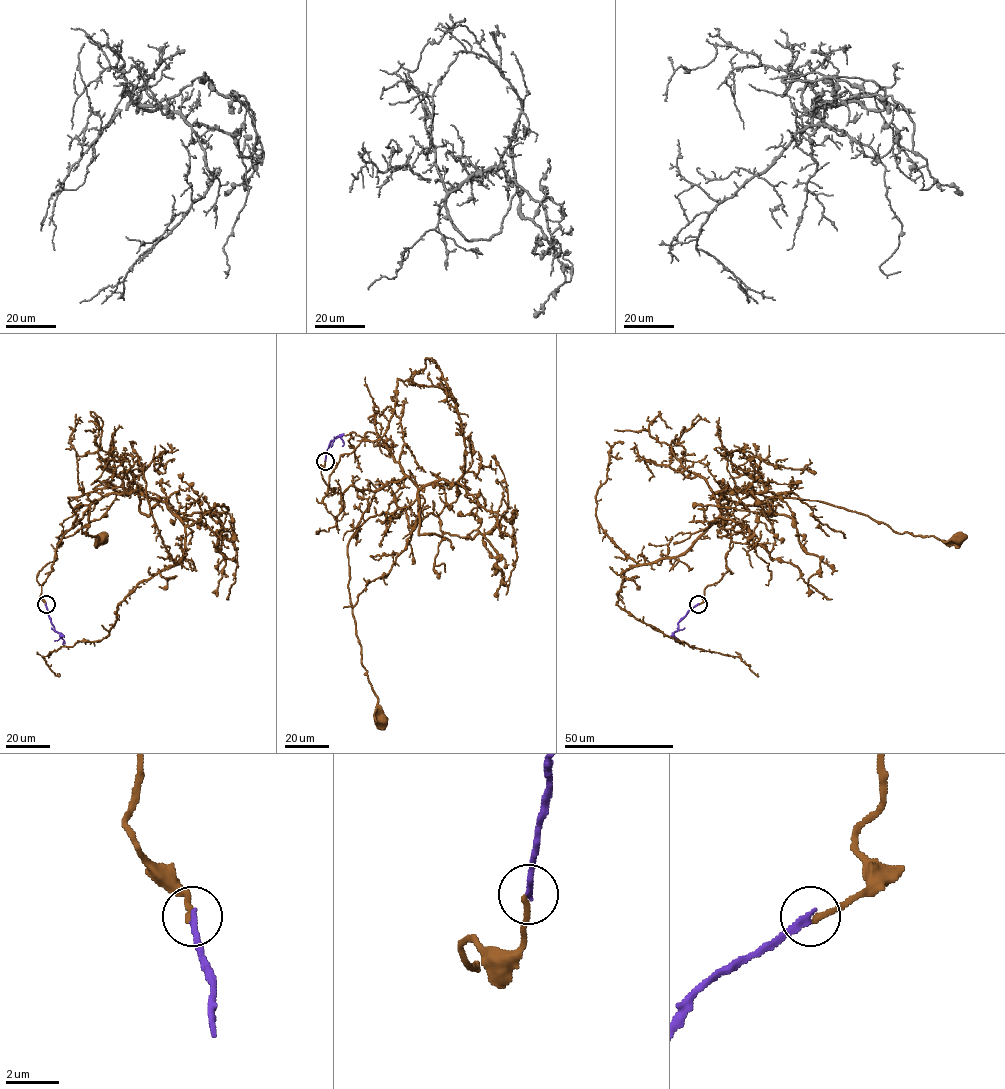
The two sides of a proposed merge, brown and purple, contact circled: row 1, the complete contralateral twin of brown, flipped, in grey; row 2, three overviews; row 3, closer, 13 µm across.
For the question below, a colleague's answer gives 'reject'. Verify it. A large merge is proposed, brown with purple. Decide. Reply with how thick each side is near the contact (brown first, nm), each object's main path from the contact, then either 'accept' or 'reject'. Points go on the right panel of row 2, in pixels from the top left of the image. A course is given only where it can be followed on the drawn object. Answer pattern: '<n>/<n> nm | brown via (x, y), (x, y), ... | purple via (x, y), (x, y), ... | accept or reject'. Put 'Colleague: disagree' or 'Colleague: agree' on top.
Colleague: disagree
220/240 nm | brown via (698, 604), (727, 570), (721, 491), (823, 501), (898, 533), (957, 541) | purple via (698, 604), (678, 622), (673, 633), (683, 644) | accept

